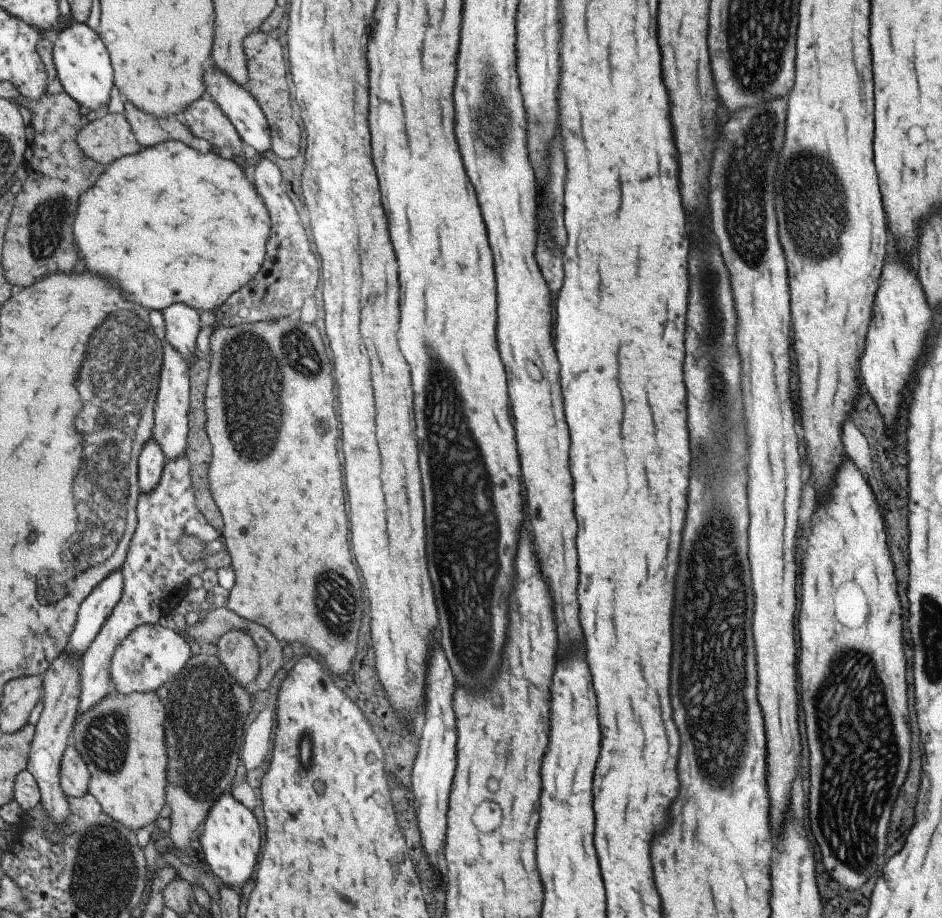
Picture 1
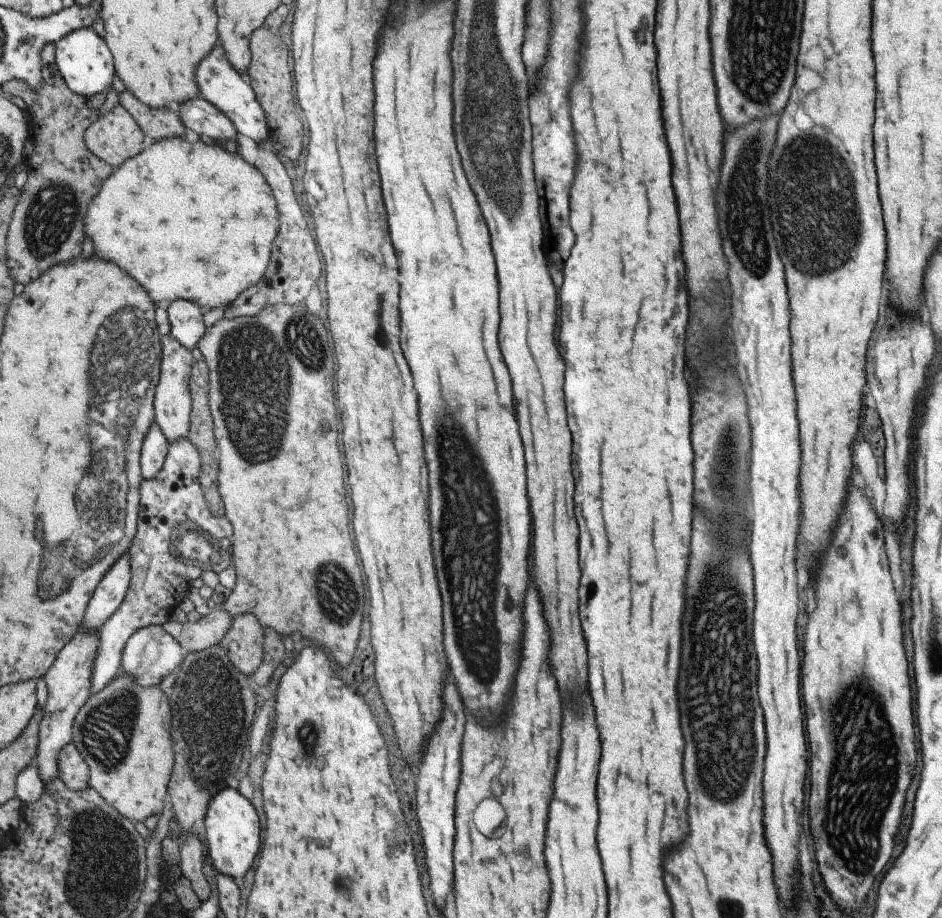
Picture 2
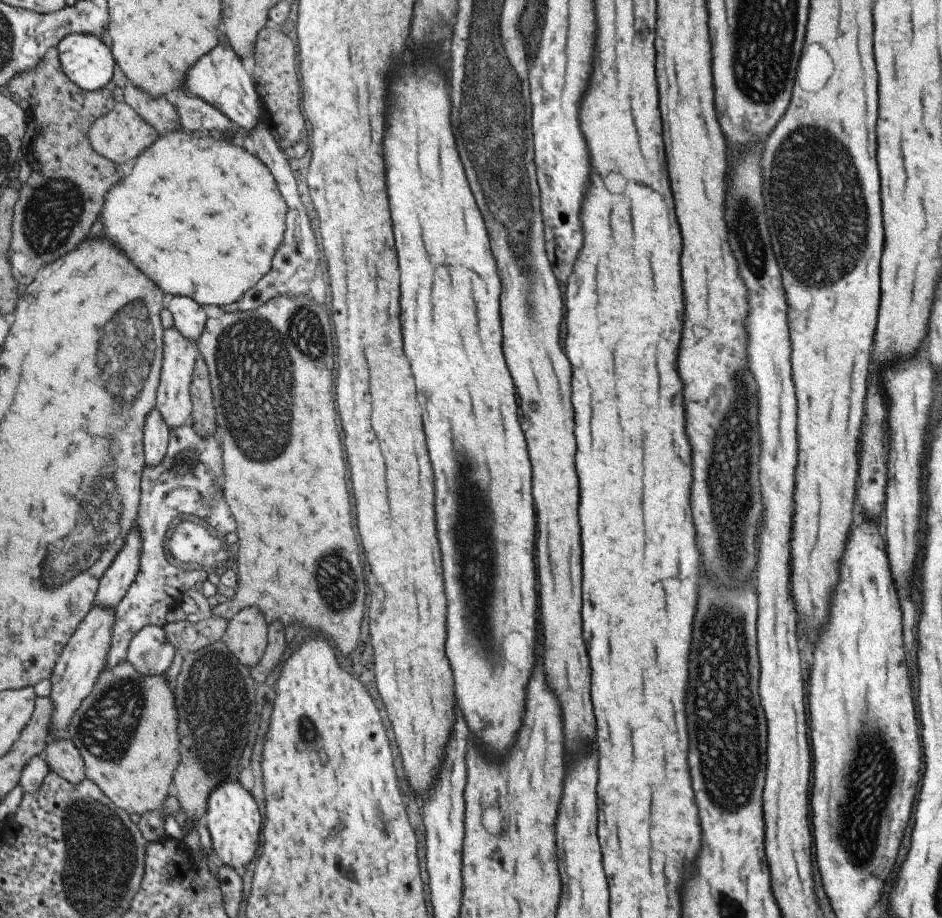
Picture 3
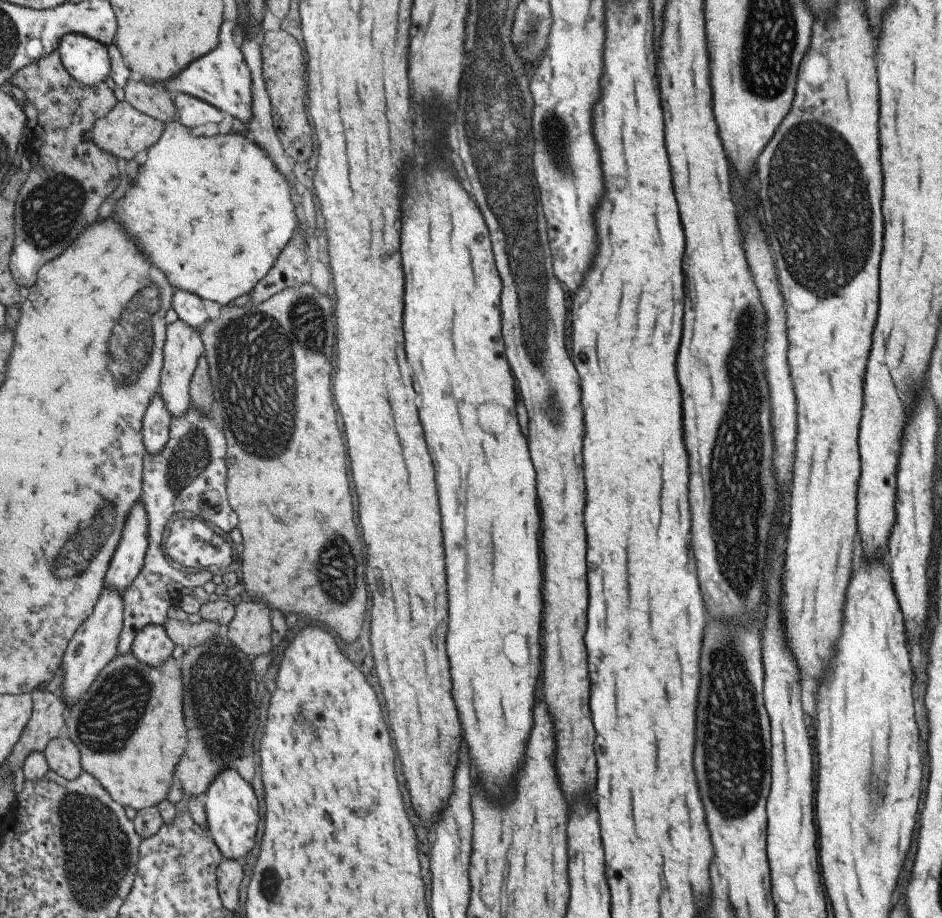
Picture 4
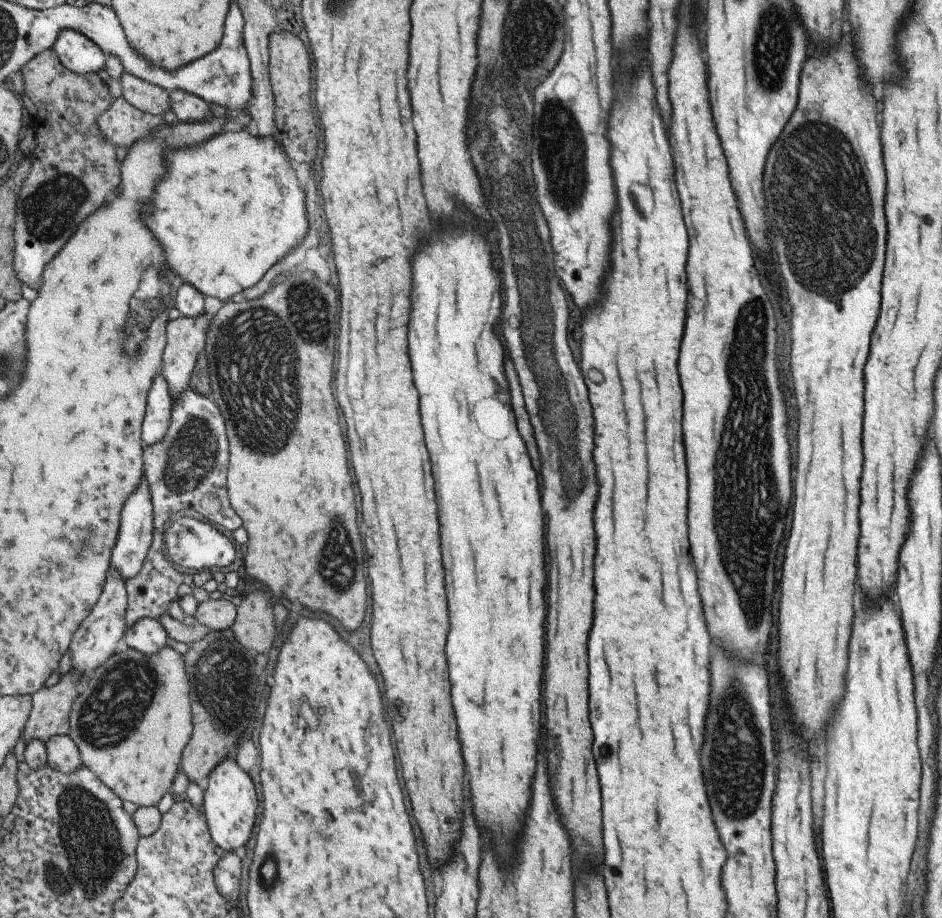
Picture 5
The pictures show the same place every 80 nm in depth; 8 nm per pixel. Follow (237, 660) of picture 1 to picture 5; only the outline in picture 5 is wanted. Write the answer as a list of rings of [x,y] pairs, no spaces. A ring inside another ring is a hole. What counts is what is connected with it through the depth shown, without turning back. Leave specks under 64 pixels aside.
[[[261,590],[249,592],[236,607],[231,634],[243,648],[258,655],[269,650],[275,632],[269,596]]]

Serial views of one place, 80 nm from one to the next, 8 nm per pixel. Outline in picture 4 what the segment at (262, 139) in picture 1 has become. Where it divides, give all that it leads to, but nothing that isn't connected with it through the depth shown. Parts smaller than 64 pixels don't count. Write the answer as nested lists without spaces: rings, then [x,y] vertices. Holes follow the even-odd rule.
[[[231,10],[231,20],[223,22],[223,40],[219,40],[219,48],[215,52],[207,52],[203,60],[191,64],[191,68],[175,75],[173,79],[166,80],[161,86],[170,91],[185,93],[213,105],[216,109],[223,110],[232,118],[238,118],[247,123],[252,116],[253,104],[253,78],[250,76],[249,66],[246,64],[245,55],[241,51],[240,42],[237,44],[236,33],[238,24],[235,10]]]

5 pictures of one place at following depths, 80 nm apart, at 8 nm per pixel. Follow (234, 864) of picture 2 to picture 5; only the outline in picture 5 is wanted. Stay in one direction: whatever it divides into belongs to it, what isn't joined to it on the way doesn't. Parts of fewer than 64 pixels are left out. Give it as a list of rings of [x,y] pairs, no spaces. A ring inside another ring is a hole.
[[[227,758],[213,768],[213,773],[207,778],[207,787],[203,791],[201,806],[206,825],[209,826],[210,837],[225,854],[235,852],[243,842],[247,842],[251,828],[255,824],[255,788],[249,776],[237,766],[233,758]]]

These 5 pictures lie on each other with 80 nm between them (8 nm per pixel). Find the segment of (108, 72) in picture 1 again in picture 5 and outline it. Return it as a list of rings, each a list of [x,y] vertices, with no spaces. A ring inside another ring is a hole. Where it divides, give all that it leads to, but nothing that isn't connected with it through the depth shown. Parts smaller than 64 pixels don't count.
[[[63,30],[59,34],[57,42],[55,42],[55,47],[53,48],[59,56],[59,59],[63,62],[63,65],[66,65],[67,68],[73,70],[77,74],[97,74],[99,70],[105,70],[105,62],[107,62],[107,55],[105,50],[95,44],[93,40],[90,40],[89,37],[85,36],[77,30]]]

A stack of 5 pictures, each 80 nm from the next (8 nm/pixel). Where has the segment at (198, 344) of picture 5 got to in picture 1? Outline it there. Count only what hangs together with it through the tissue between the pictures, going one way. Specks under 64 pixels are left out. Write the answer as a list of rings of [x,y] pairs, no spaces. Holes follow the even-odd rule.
[[[167,339],[164,343],[164,365],[162,366],[162,379],[159,385],[159,398],[157,399],[156,423],[154,436],[163,447],[166,459],[179,458],[187,454],[188,435],[190,434],[190,408],[191,388],[189,388],[189,367],[192,364],[172,342]]]

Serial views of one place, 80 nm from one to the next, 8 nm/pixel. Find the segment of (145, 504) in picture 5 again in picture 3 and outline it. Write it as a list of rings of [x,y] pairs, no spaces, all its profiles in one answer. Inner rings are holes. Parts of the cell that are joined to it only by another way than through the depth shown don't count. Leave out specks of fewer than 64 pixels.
[[[137,525],[128,534],[118,558],[103,575],[95,604],[117,607],[126,597],[128,588],[133,586],[139,574],[143,549],[142,532]]]

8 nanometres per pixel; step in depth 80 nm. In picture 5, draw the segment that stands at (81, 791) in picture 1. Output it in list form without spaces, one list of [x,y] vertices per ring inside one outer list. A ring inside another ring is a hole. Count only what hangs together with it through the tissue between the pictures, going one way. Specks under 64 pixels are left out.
[[[59,735],[51,738],[46,744],[48,765],[57,772],[73,774],[83,766],[82,753],[70,735]]]

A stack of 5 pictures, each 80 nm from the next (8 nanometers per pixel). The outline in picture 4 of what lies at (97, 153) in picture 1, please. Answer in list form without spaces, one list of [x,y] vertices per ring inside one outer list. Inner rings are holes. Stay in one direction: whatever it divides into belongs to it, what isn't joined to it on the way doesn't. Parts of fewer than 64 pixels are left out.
[[[119,101],[113,110],[99,119],[94,128],[94,141],[104,150],[128,160],[143,159],[145,153],[162,139],[166,131],[166,125],[162,120],[139,112],[129,101]]]

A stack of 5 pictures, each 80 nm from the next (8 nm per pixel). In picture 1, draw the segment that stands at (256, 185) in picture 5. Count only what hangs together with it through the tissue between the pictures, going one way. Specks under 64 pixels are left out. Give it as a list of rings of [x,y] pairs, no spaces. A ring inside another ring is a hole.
[[[174,138],[156,144],[154,147],[144,147],[138,153],[117,159],[108,166],[107,172],[98,180],[97,186],[90,189],[87,196],[83,196],[83,208],[79,207],[79,220],[75,220],[75,236],[79,240],[81,256],[87,260],[89,270],[99,272],[107,278],[119,280],[123,292],[135,302],[139,302],[138,308],[145,310],[159,310],[163,312],[167,307],[175,303],[189,304],[197,310],[215,310],[221,307],[235,291],[245,287],[262,268],[266,256],[266,242],[270,234],[270,218],[267,216],[267,208],[257,194],[254,184],[247,180],[243,170],[231,162],[231,159],[223,159],[217,155],[217,151],[199,152],[183,141]]]

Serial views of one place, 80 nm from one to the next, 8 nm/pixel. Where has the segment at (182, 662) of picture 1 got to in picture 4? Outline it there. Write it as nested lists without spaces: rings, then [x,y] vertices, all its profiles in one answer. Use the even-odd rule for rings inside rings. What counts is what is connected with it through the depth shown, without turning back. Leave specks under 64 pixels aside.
[[[150,624],[138,631],[131,651],[149,666],[161,666],[173,654],[175,645],[164,625]]]

